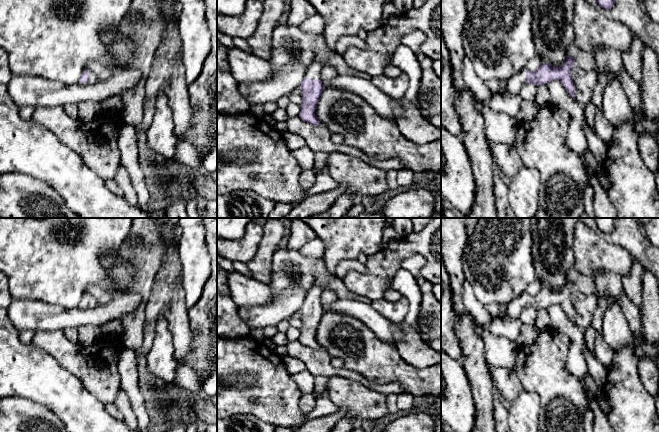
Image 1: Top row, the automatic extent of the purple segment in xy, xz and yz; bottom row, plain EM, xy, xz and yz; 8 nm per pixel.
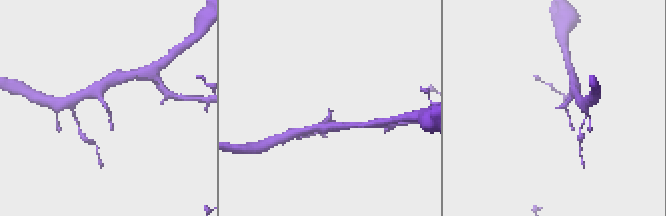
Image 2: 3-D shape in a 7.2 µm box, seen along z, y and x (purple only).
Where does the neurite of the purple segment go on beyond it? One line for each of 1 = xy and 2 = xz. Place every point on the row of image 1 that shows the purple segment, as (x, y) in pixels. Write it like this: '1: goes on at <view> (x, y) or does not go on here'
1: goes on at xy (92, 80)
2: goes on at xz (314, 70)

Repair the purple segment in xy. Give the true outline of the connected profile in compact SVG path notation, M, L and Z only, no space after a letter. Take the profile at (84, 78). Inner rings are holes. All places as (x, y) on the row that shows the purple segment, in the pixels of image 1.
M86 69L82 73L78 83L81 85L93 85L96 83L96 81L97 81L96 75L92 71Z

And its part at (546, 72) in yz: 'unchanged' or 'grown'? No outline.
grown

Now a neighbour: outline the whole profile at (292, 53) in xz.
M278 23L273 31L271 60L273 77L264 82L240 85L251 105L276 102L300 87L309 66L315 61L314 43L321 35L305 33L298 26Z

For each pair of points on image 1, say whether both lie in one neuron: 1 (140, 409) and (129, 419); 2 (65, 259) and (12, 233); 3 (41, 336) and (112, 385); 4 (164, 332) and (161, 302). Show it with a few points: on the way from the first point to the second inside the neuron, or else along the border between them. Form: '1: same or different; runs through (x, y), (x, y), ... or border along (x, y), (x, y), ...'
1: different; border along (126, 392), (137, 421)
2: same; runs through (52, 259), (43, 259), (33, 254), (25, 246)
3: same; runs through (59, 347), (86, 369), (94, 371)
4: different; border along (159, 313), (165, 318), (173, 336)

